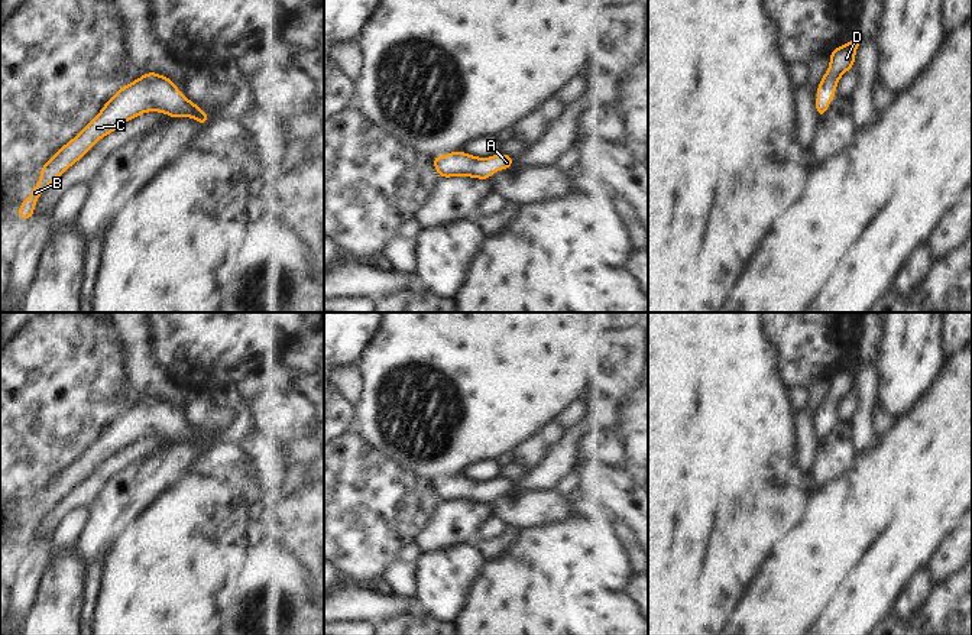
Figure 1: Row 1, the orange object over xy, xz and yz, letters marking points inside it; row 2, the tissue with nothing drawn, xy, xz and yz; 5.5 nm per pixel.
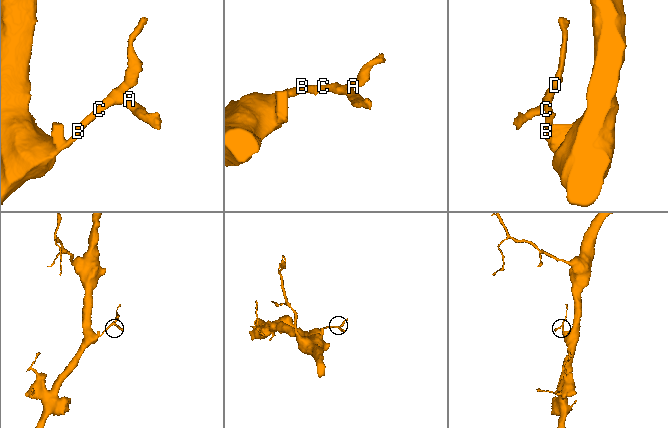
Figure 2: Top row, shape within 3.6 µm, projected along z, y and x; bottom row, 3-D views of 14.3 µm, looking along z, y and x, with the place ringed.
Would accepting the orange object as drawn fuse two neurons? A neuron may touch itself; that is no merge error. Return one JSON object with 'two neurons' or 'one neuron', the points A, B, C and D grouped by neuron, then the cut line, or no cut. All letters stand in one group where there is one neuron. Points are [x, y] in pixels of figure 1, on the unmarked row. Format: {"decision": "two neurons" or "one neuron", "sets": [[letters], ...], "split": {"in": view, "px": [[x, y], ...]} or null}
{"decision": "one neuron", "sets": [["A", "B", "C", "D"]], "split": null}

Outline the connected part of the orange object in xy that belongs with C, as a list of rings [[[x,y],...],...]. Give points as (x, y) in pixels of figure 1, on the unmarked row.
[[[145,396],[139,404],[123,409],[103,434],[42,490],[38,509],[19,529],[19,542],[30,544],[39,519],[97,464],[145,435],[161,435],[176,443],[194,441],[201,450],[208,448],[208,438],[179,417],[172,404],[156,396]]]

